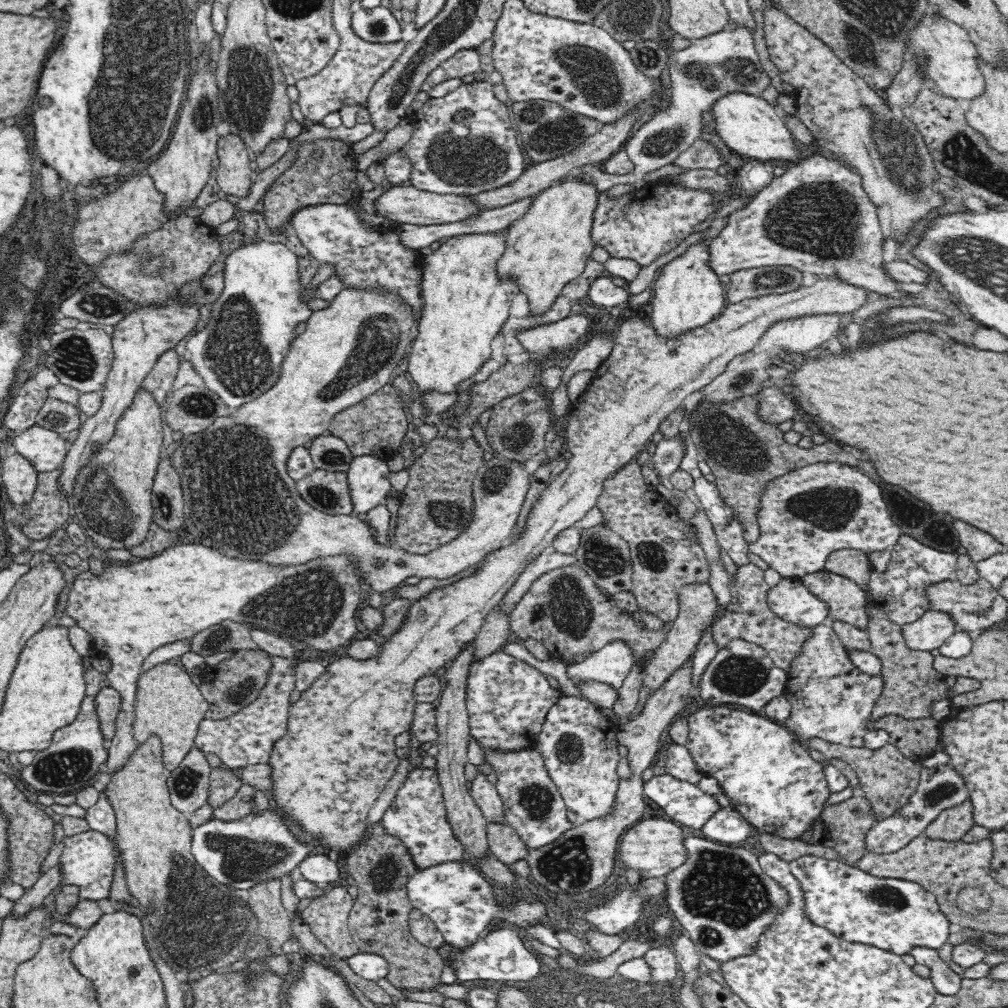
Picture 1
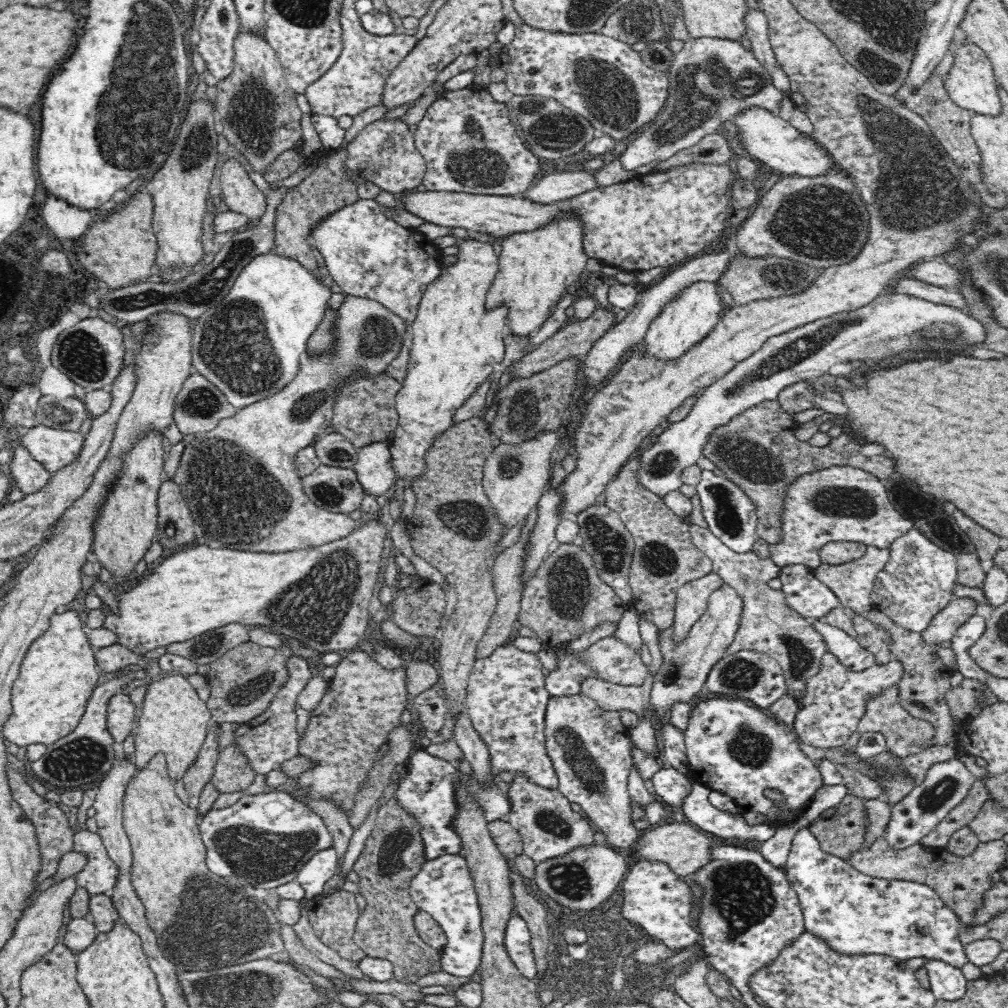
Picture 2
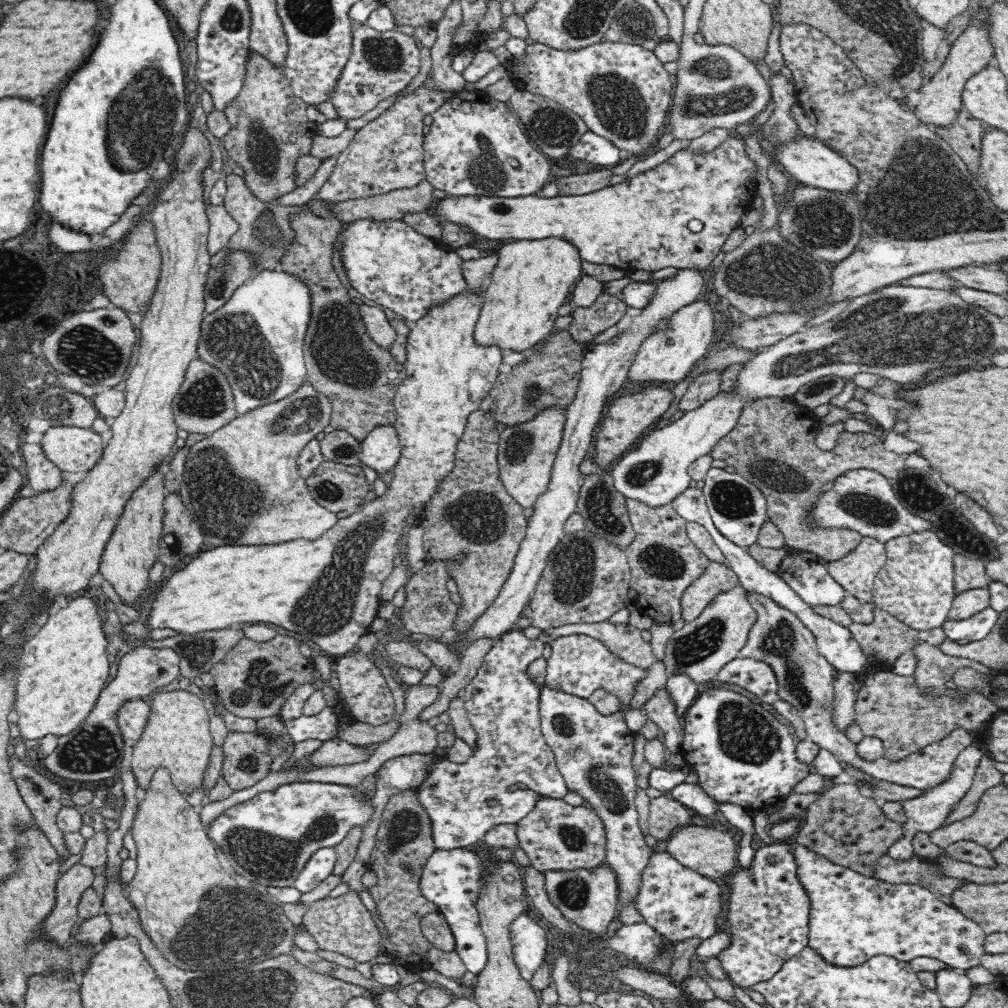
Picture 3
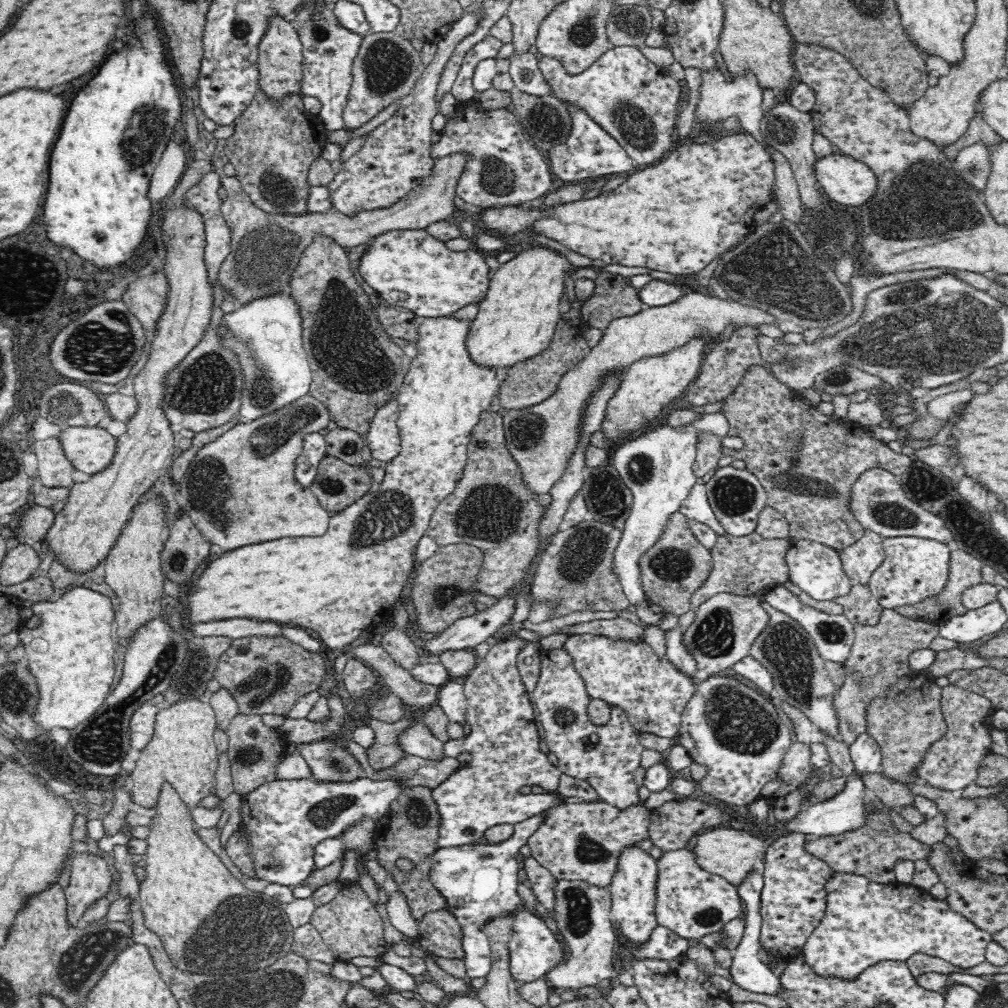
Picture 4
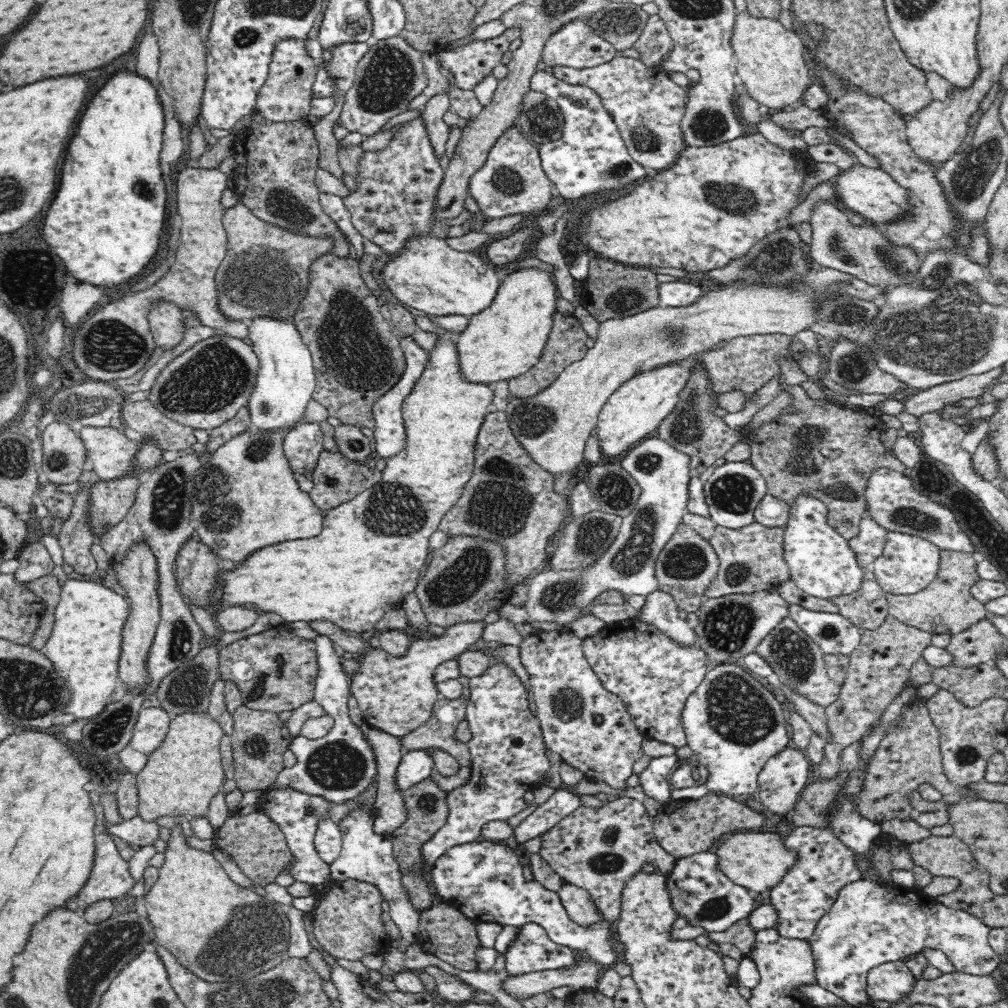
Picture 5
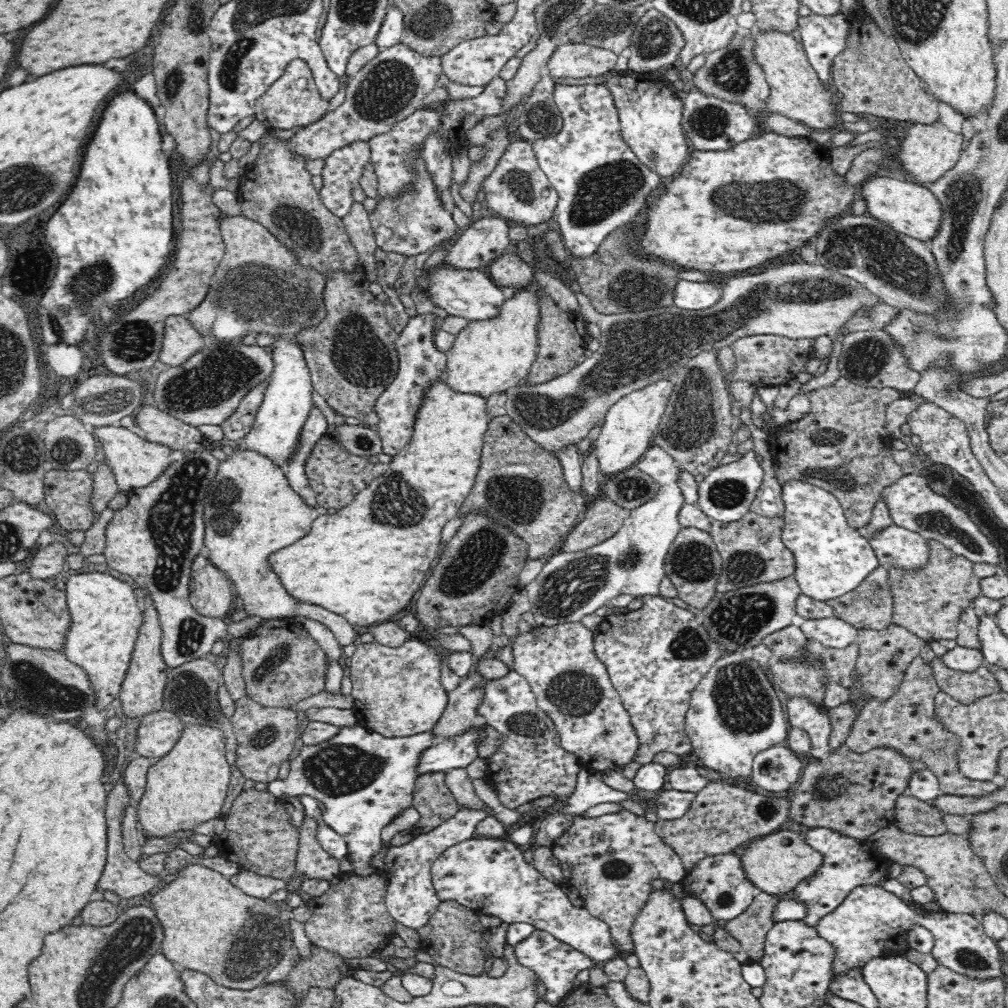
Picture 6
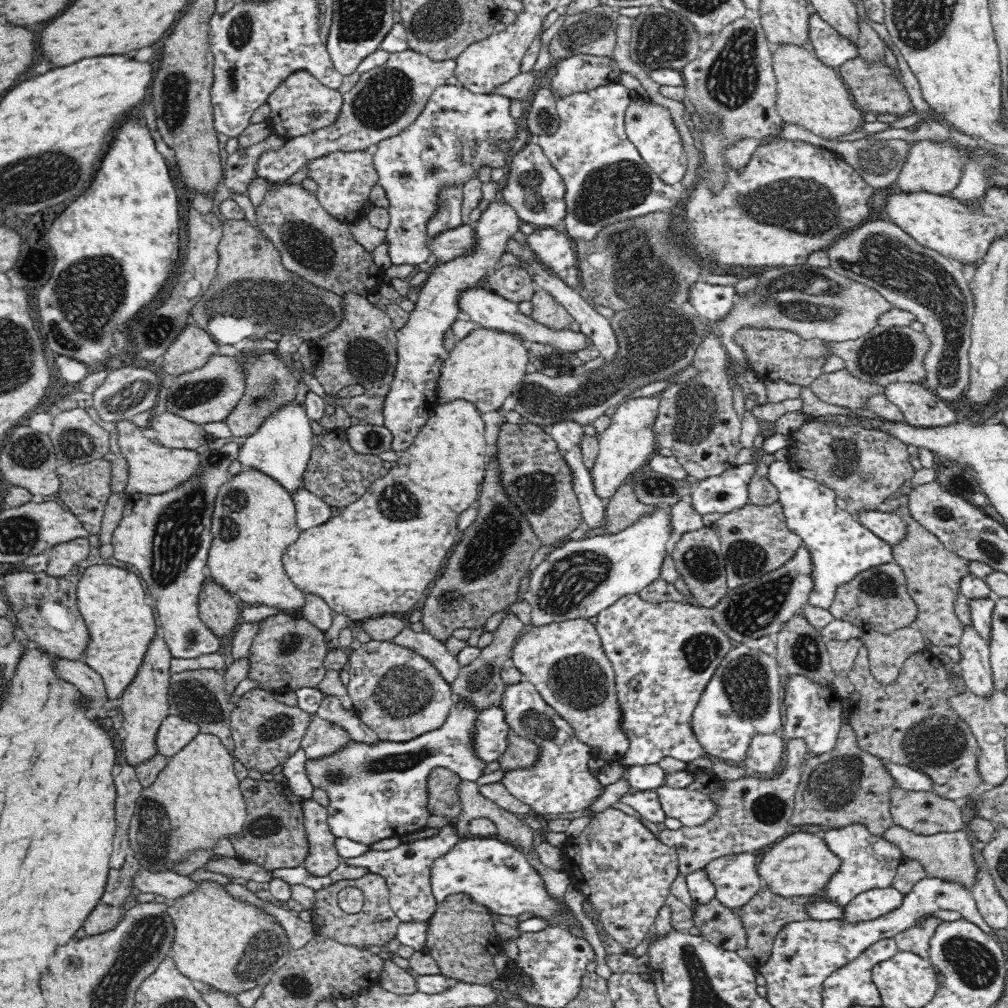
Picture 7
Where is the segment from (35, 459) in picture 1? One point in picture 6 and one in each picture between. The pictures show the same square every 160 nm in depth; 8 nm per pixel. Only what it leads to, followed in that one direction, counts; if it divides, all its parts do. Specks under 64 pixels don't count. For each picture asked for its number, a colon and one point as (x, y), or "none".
2: (54, 448)
3: (72, 449)
4: (90, 449)
5: (111, 453)
6: (135, 462)

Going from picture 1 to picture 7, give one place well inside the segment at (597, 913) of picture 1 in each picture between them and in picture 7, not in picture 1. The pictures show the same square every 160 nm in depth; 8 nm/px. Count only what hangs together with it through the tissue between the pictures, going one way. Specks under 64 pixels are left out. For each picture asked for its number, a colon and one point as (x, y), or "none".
2: (653, 896)
3: (675, 901)
4: (691, 902)
5: (700, 893)
6: (718, 881)
7: (734, 876)

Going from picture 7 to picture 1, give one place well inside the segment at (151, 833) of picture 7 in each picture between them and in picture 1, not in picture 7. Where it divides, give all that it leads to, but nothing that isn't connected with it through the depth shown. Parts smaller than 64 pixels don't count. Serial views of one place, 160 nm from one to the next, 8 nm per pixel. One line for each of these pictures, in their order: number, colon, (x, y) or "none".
1: (168, 703)
2: (173, 720)
3: (177, 736)
4: (182, 751)
5: (185, 772)
6: (187, 786)

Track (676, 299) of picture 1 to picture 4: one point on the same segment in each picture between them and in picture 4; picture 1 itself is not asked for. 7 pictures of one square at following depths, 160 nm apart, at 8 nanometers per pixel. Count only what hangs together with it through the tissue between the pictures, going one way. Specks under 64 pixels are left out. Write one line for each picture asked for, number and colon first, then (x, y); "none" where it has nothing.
2: (694, 311)
3: (667, 355)
4: (648, 385)

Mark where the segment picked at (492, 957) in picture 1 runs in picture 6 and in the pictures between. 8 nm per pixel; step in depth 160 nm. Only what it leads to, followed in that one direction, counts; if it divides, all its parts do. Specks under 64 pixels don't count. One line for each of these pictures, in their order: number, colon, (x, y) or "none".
2: (516, 934)
3: (528, 939)
4: (533, 951)
5: (532, 950)
6: (556, 963)

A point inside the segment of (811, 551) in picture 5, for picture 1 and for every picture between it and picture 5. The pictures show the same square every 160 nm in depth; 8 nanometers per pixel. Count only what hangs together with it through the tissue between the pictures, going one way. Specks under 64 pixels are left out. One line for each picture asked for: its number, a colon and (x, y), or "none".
1: (790, 601)
2: (804, 594)
3: (805, 572)
4: (816, 570)

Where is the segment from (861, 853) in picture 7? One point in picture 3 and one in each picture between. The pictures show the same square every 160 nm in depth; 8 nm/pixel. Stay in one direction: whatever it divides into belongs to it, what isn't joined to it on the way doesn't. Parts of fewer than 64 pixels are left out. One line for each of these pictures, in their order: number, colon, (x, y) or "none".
3: (767, 909)
4: (792, 901)
5: (823, 864)
6: (846, 862)

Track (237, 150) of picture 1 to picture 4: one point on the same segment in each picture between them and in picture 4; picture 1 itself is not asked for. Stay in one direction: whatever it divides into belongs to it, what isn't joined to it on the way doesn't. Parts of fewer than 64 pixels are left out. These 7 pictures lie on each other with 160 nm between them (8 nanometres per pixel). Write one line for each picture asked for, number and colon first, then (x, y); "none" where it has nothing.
2: (239, 193)
3: (264, 229)
4: (244, 273)

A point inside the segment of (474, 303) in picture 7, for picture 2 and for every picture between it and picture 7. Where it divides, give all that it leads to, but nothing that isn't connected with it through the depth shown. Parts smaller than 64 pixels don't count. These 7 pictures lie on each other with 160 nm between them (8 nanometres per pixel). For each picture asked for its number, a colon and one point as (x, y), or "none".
2: (368, 255)
3: (404, 272)
4: (410, 269)
5: (426, 274)
6: (470, 293)

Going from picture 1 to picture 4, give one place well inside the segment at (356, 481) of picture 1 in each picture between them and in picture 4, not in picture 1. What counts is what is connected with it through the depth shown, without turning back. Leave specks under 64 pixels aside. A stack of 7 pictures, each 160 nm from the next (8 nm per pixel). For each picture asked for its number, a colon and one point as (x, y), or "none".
2: (374, 469)
3: (380, 451)
4: (383, 439)

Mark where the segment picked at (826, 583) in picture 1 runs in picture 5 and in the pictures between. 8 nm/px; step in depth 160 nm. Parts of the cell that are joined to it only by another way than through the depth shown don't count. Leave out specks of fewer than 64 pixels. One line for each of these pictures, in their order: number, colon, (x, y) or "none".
2: (853, 583)
3: (856, 573)
4: (859, 561)
5: (867, 546)

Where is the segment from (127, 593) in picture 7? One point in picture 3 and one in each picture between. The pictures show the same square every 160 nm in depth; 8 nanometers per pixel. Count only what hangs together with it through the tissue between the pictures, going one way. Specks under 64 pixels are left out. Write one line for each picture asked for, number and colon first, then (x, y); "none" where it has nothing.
3: (63, 667)
4: (70, 654)
5: (84, 647)
6: (104, 614)

